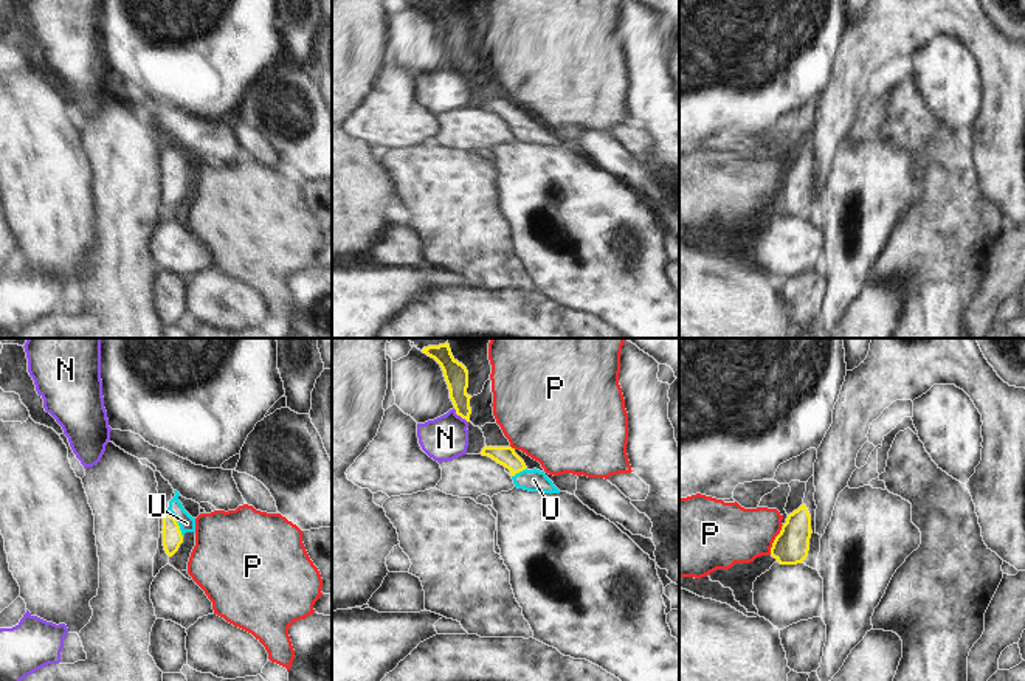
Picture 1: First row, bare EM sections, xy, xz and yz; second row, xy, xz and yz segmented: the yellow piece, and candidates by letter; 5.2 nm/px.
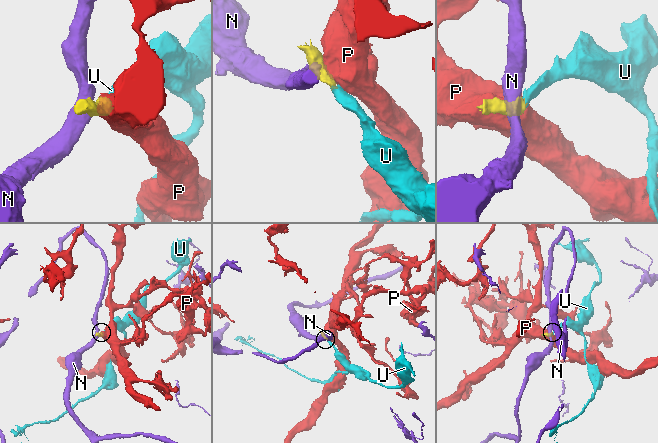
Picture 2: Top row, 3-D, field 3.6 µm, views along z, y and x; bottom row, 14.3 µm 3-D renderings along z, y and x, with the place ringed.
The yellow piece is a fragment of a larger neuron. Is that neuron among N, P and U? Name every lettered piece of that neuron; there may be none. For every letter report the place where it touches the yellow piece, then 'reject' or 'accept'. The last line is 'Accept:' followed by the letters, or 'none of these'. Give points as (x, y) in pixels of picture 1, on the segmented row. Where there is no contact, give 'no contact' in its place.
N: contact xz (459, 414); reject
P: contact yz (774, 540); reject
U: contact xy (177, 523); accept
Accept: U

